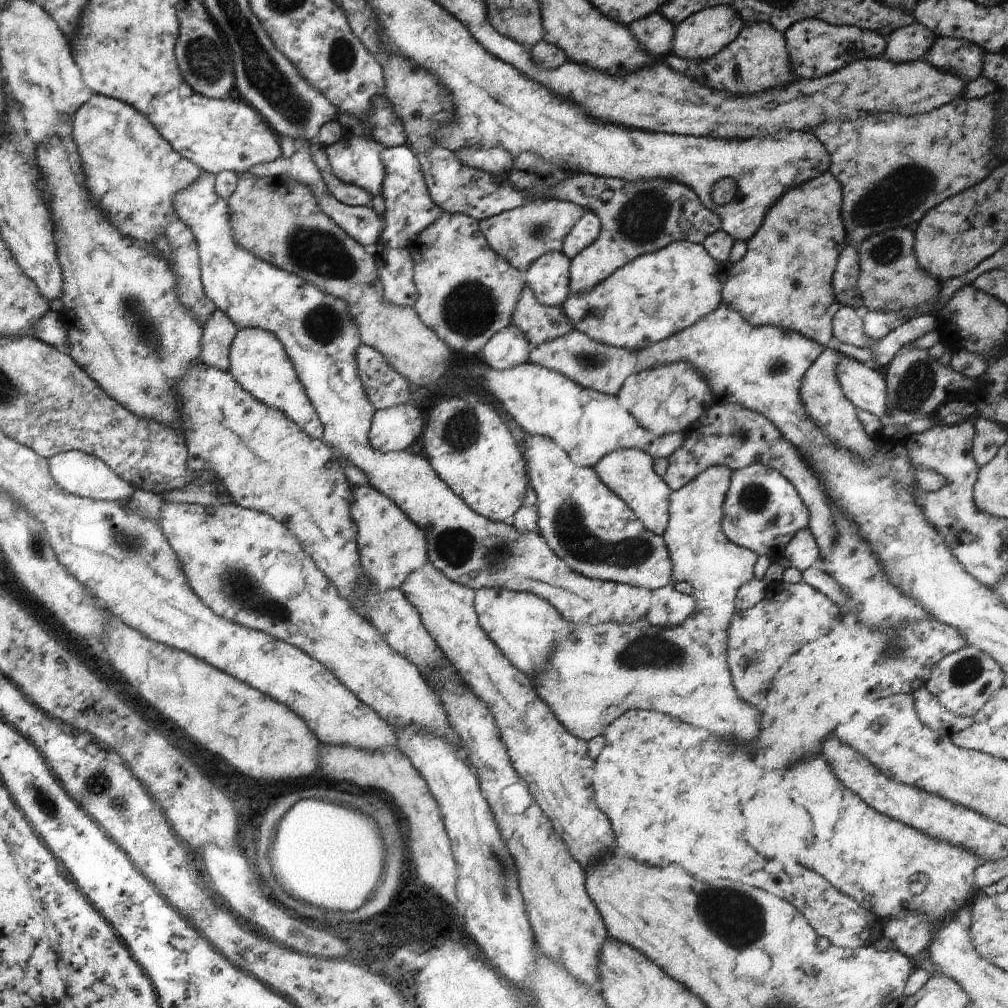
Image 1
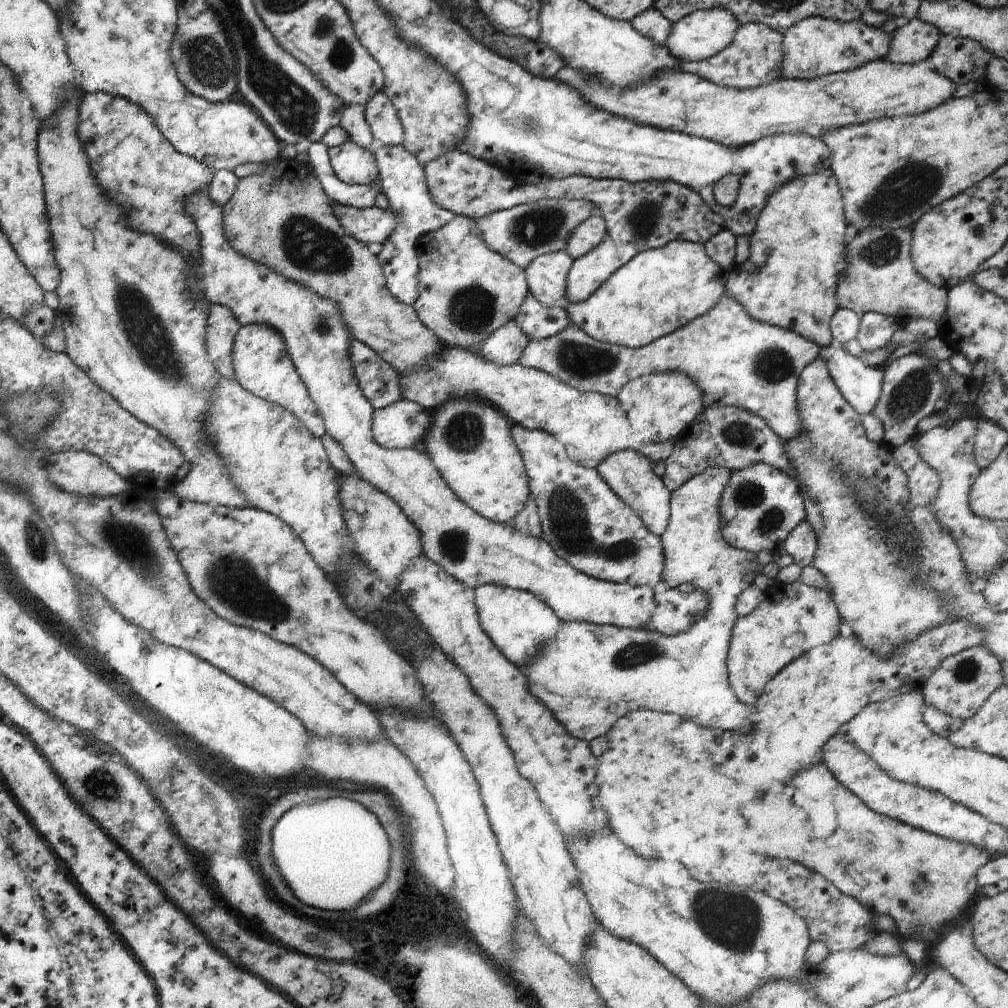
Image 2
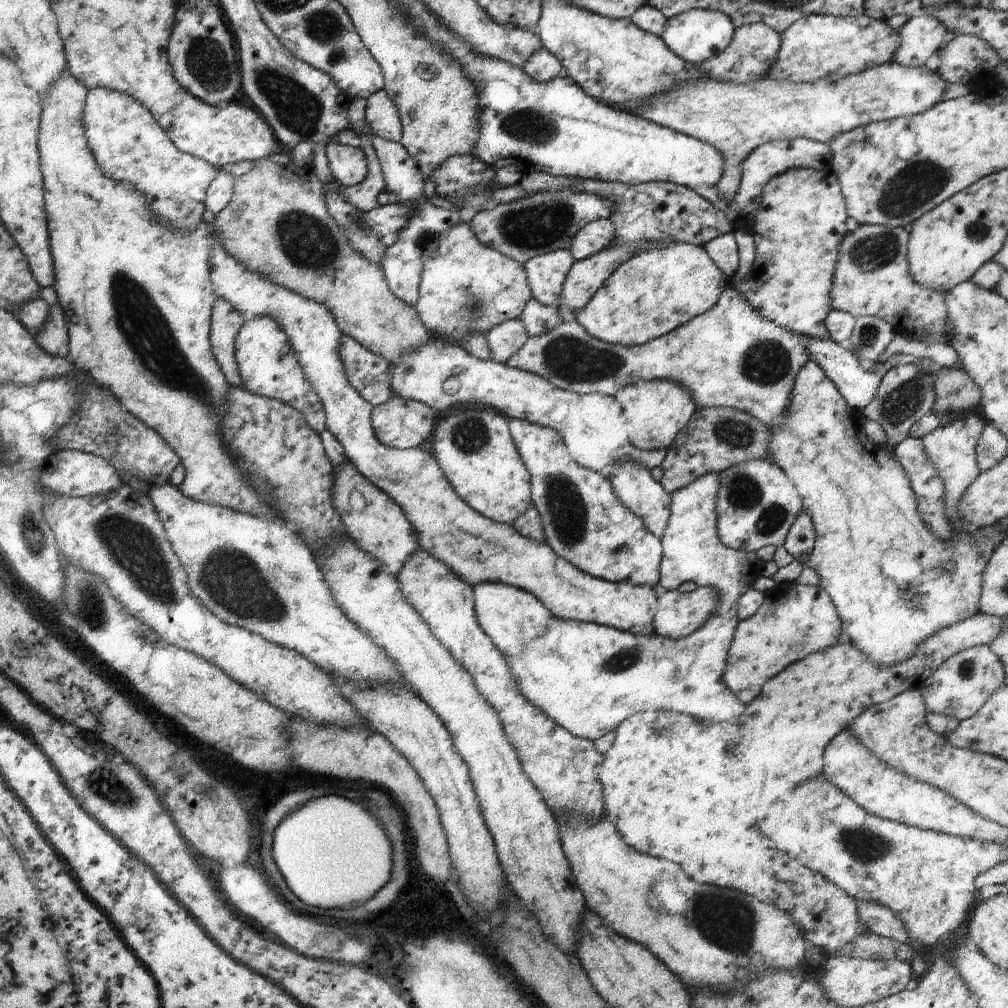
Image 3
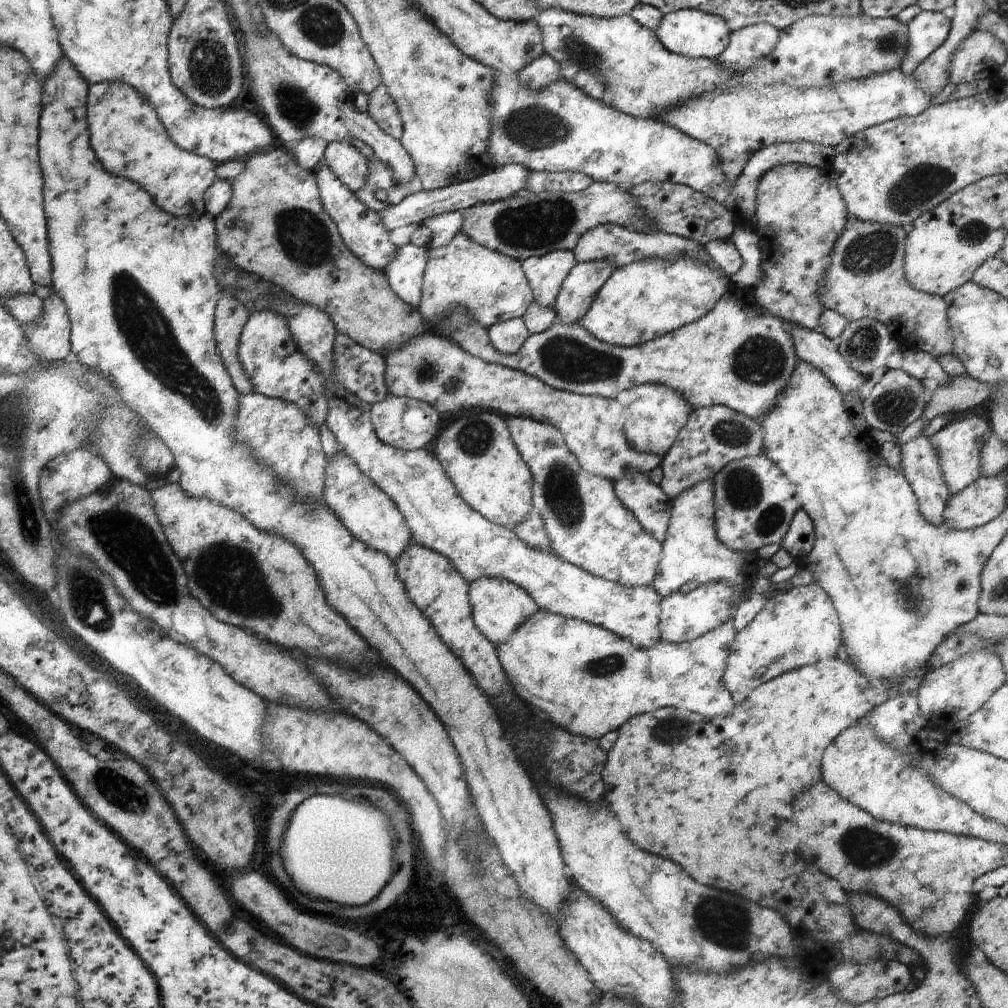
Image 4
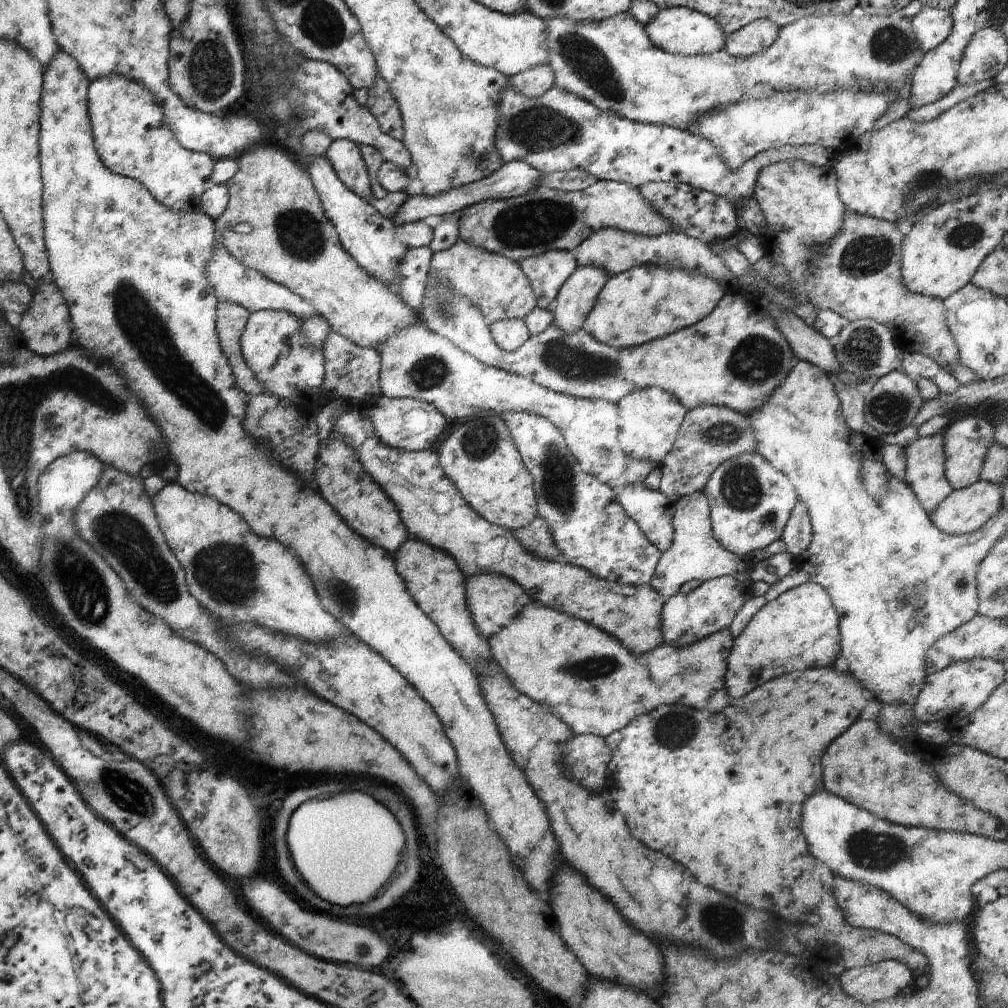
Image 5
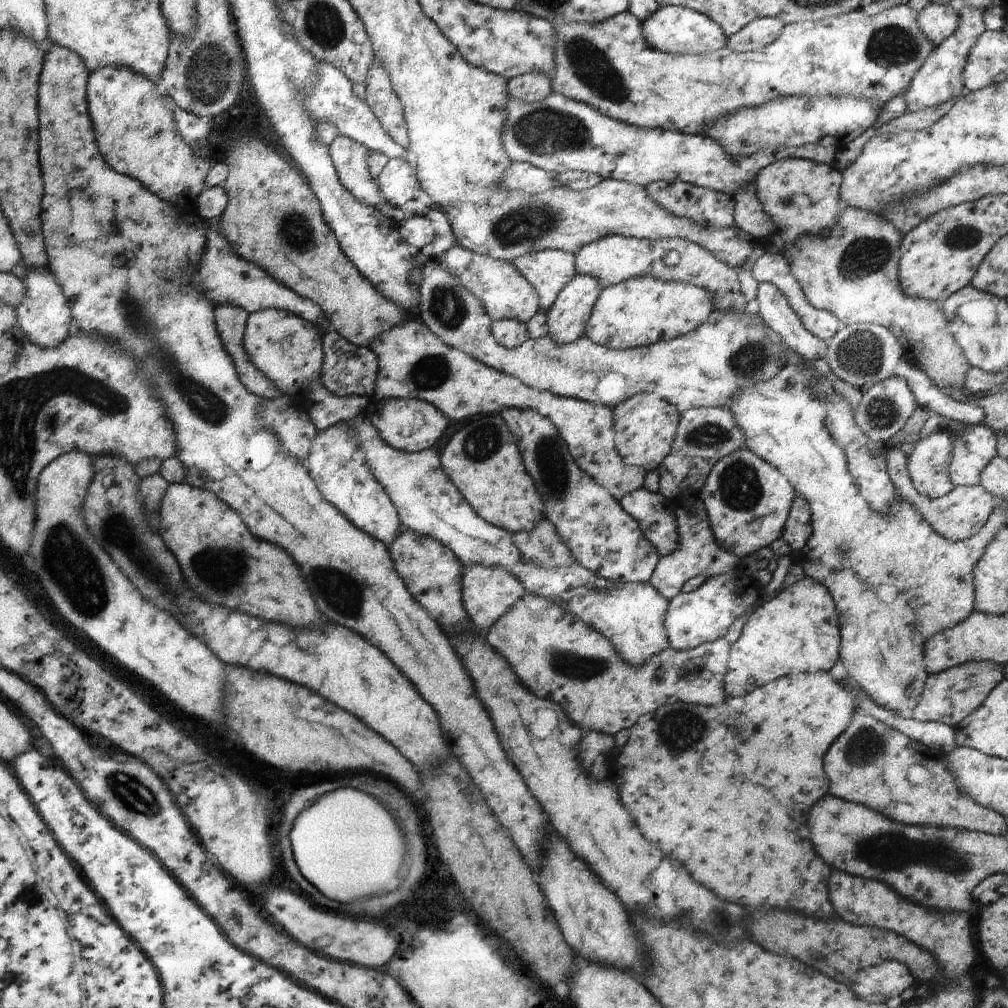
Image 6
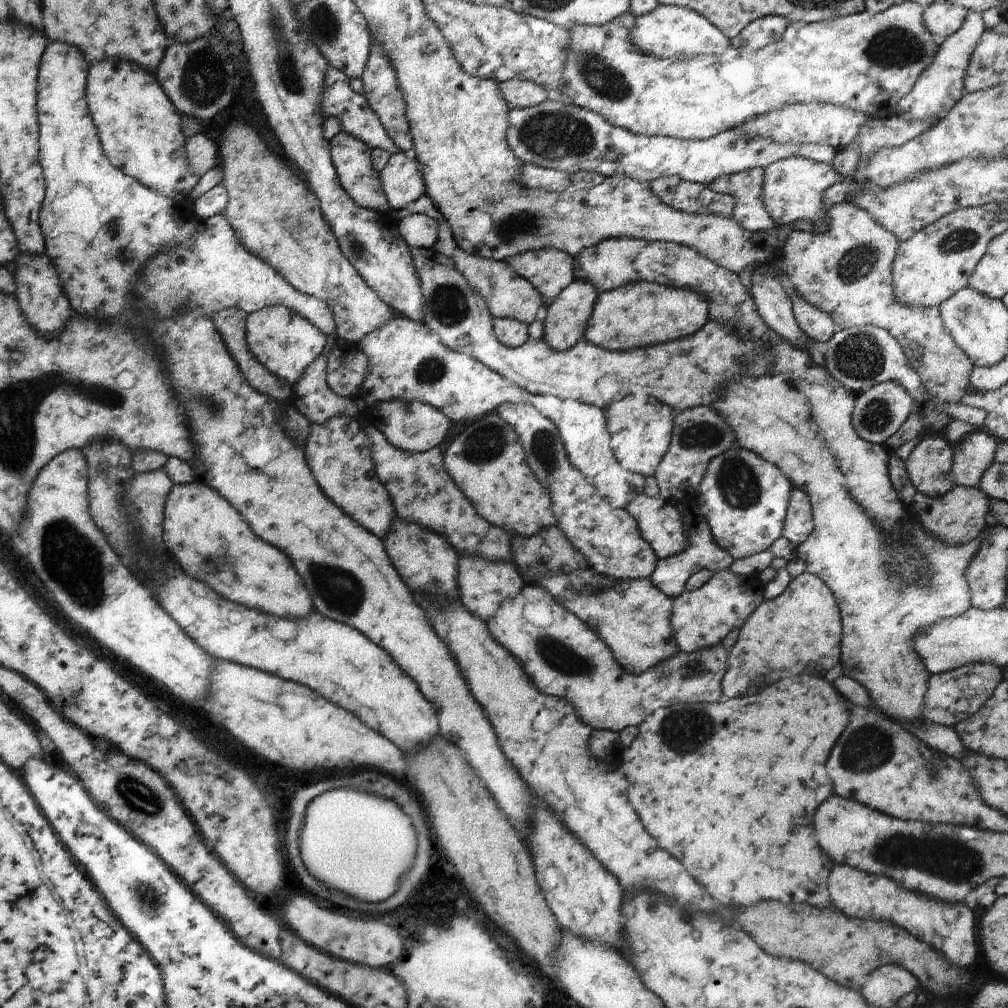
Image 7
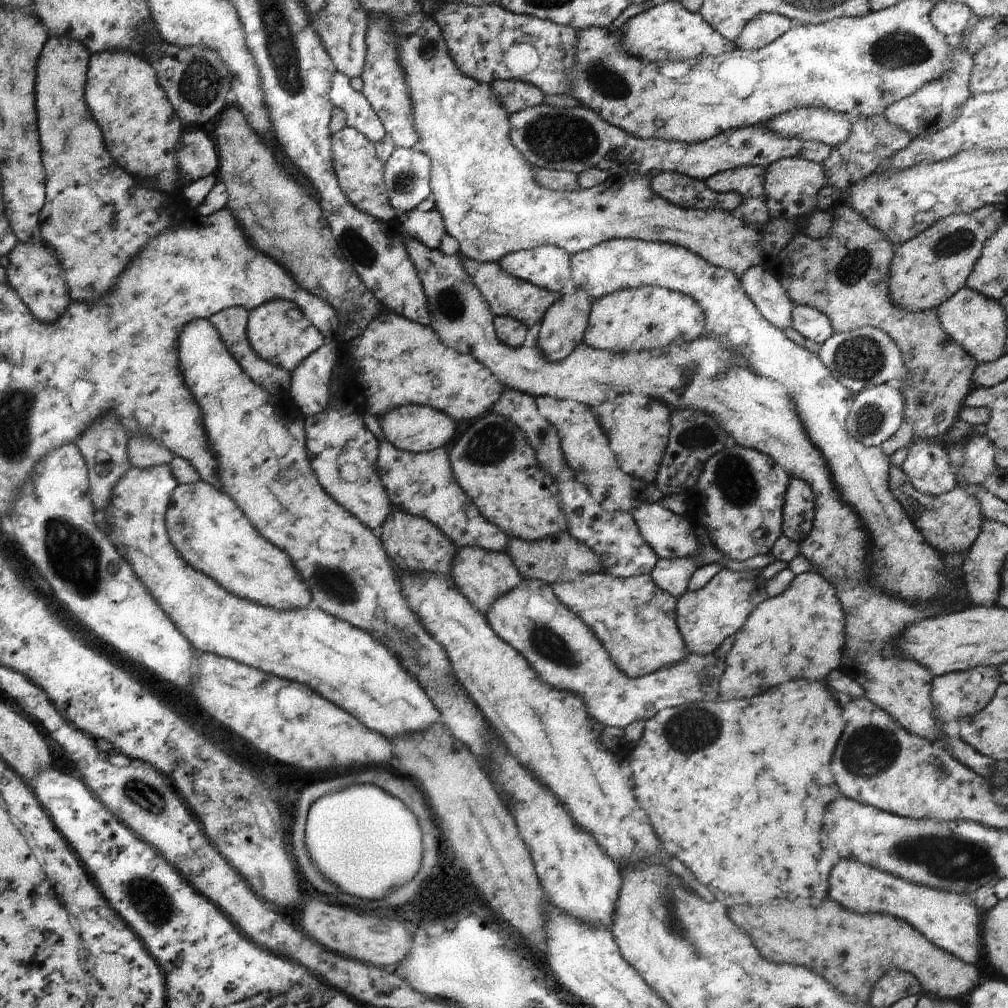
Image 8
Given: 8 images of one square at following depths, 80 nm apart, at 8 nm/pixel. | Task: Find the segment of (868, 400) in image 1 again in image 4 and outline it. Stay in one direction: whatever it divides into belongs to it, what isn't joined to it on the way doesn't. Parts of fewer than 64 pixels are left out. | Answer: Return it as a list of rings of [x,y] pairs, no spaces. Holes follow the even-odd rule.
[[[795,324],[787,325],[787,331],[799,360],[820,370],[842,396],[855,395],[859,386],[865,382],[865,378],[848,367],[831,339],[816,330],[810,331]]]

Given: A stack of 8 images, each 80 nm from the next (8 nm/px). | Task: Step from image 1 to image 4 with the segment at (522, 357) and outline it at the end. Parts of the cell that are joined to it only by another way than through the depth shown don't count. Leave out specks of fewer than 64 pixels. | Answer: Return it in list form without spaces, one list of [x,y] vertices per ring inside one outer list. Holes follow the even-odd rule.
[[[520,318],[499,321],[485,330],[491,346],[501,355],[512,355],[521,348],[528,332]]]

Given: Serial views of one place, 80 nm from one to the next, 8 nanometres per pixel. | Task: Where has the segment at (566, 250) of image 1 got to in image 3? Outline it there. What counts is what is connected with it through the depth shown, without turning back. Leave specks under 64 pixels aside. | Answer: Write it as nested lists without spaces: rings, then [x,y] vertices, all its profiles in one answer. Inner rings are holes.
[[[609,219],[588,222],[573,237],[568,251],[574,261],[585,260],[606,249],[614,240],[614,228]]]

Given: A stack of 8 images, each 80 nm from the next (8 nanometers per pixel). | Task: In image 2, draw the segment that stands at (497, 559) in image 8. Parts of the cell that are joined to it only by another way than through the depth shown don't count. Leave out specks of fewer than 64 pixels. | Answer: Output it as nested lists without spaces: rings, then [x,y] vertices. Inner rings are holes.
[[[484,584],[474,588],[475,610],[479,626],[499,649],[499,652],[516,667],[527,662],[554,635],[559,625],[555,613],[536,596],[521,589],[496,584]]]

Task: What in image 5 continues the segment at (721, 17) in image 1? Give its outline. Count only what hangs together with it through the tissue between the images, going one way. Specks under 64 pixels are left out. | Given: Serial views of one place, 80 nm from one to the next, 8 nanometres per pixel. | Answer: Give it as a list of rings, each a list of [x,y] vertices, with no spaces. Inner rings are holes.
[[[671,7],[657,11],[649,24],[643,26],[652,45],[668,53],[704,55],[724,48],[725,34],[710,16],[687,7]]]

